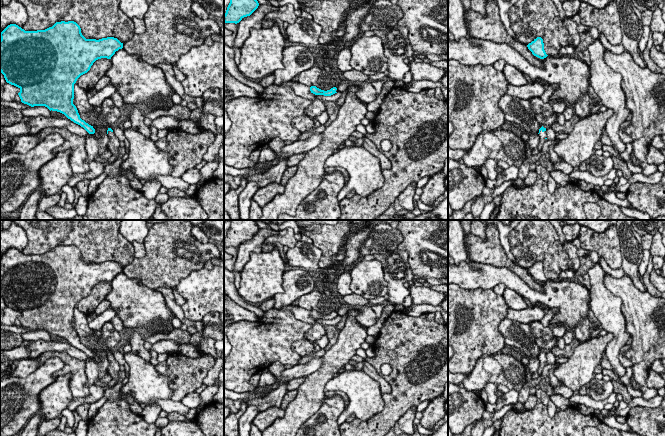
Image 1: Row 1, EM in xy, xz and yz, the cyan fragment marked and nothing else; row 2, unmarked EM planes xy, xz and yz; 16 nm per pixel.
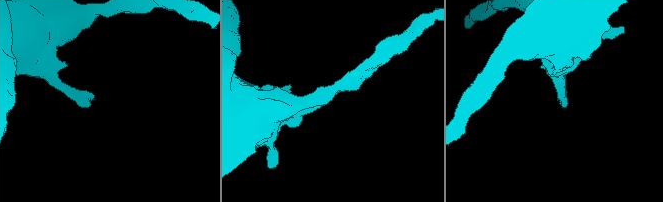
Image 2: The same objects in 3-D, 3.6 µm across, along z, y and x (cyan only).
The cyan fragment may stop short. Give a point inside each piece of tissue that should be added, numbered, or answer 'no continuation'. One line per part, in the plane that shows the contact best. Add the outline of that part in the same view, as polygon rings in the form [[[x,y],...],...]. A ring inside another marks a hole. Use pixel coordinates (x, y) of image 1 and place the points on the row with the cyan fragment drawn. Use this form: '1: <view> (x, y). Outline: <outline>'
1: yz (542, 135). Outline: [[[540,131],[539,133],[539,137],[540,137],[540,142],[539,142],[539,151],[542,150],[543,144],[547,141],[547,135],[546,135],[546,131]]]

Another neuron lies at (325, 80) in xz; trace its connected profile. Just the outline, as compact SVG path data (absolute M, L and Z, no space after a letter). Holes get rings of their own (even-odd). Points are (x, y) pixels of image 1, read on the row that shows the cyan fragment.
M313 66L308 70L302 71L297 81L309 87L316 86L321 90L327 91L335 87L338 80L333 70L326 71L320 67Z

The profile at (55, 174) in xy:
M71 149L59 152L56 156L46 163L39 171L40 185L43 195L55 195L61 191L64 185L72 177L73 171L70 166Z

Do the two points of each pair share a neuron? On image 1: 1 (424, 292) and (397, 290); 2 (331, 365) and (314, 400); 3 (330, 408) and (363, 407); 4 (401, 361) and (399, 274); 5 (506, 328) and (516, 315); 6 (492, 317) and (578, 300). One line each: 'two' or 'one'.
1: two
2: one
3: two
4: two
5: two
6: two

